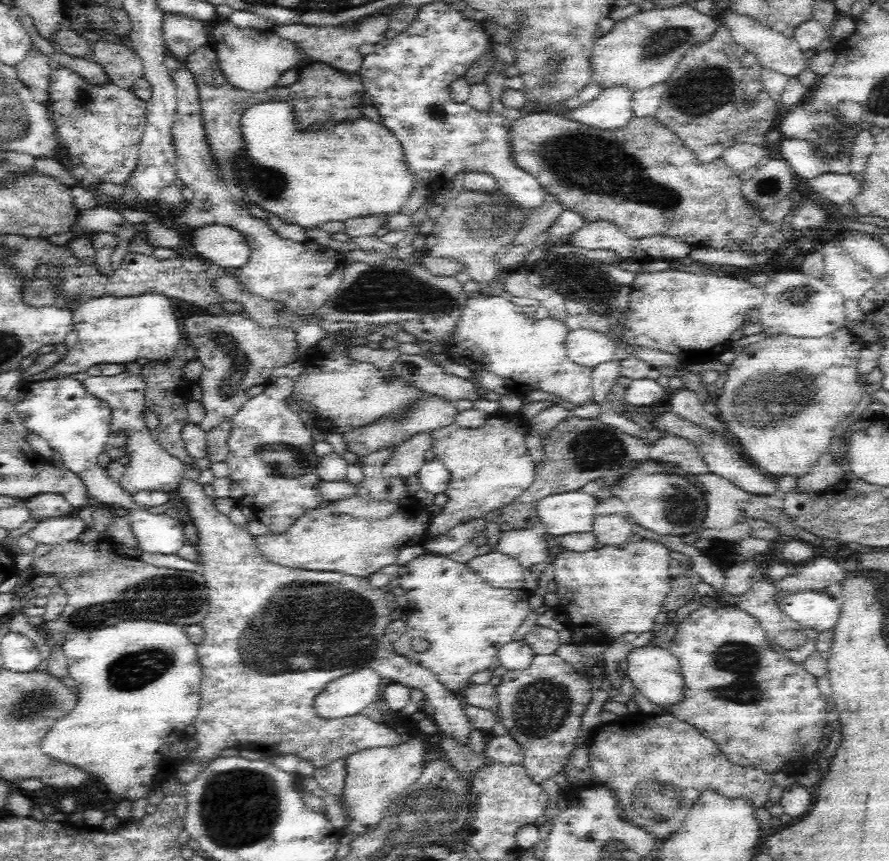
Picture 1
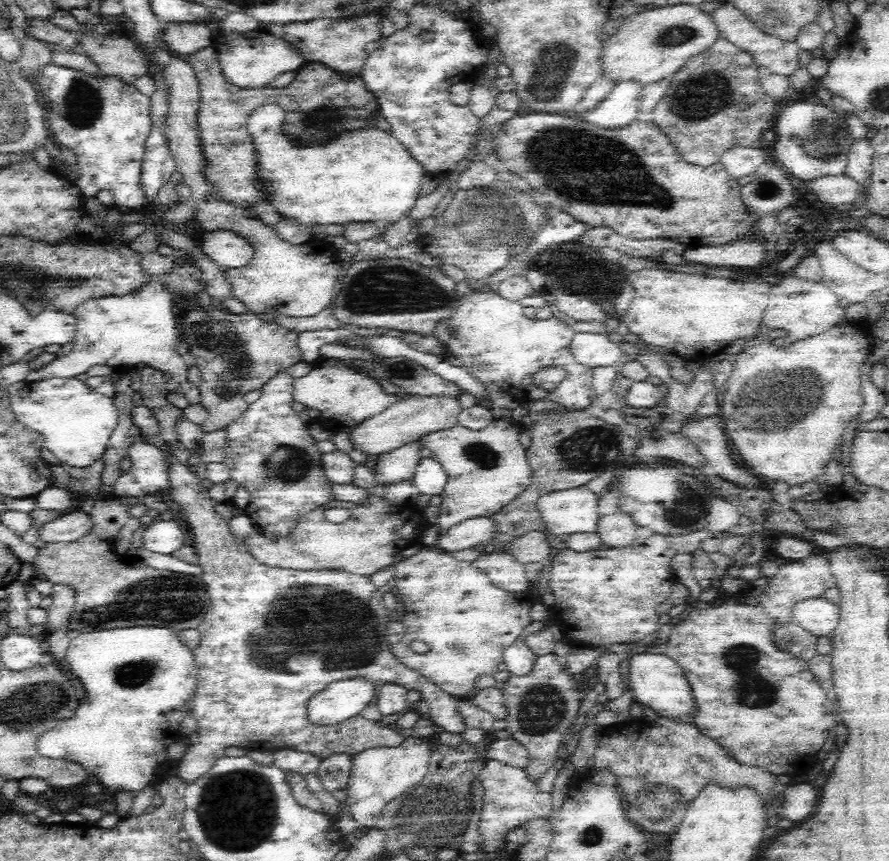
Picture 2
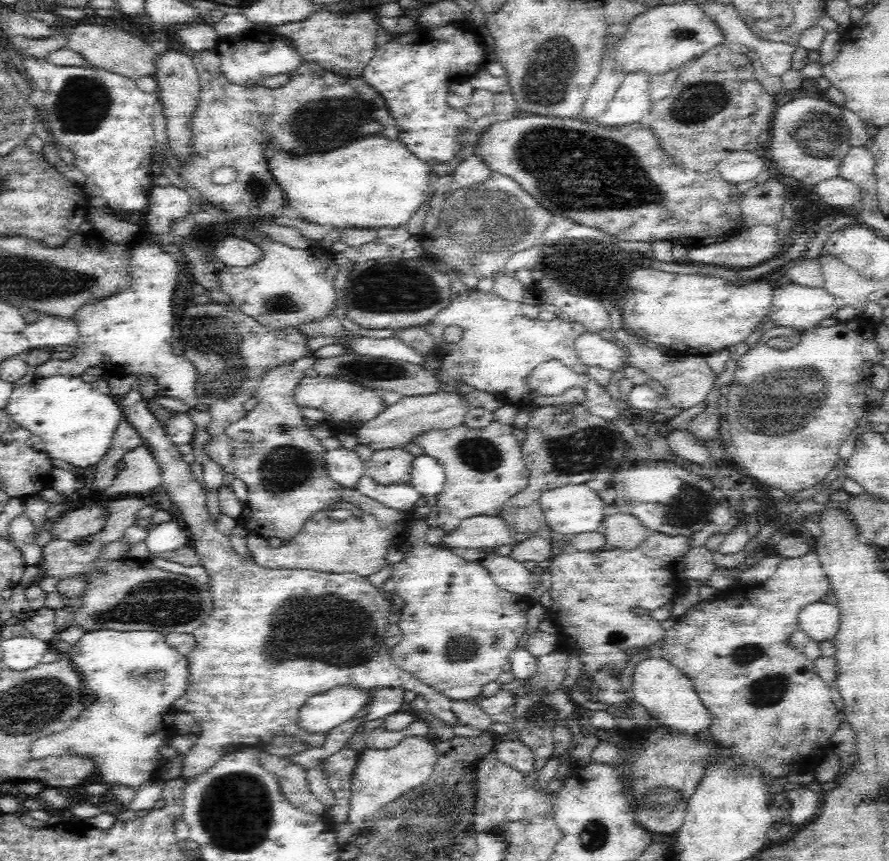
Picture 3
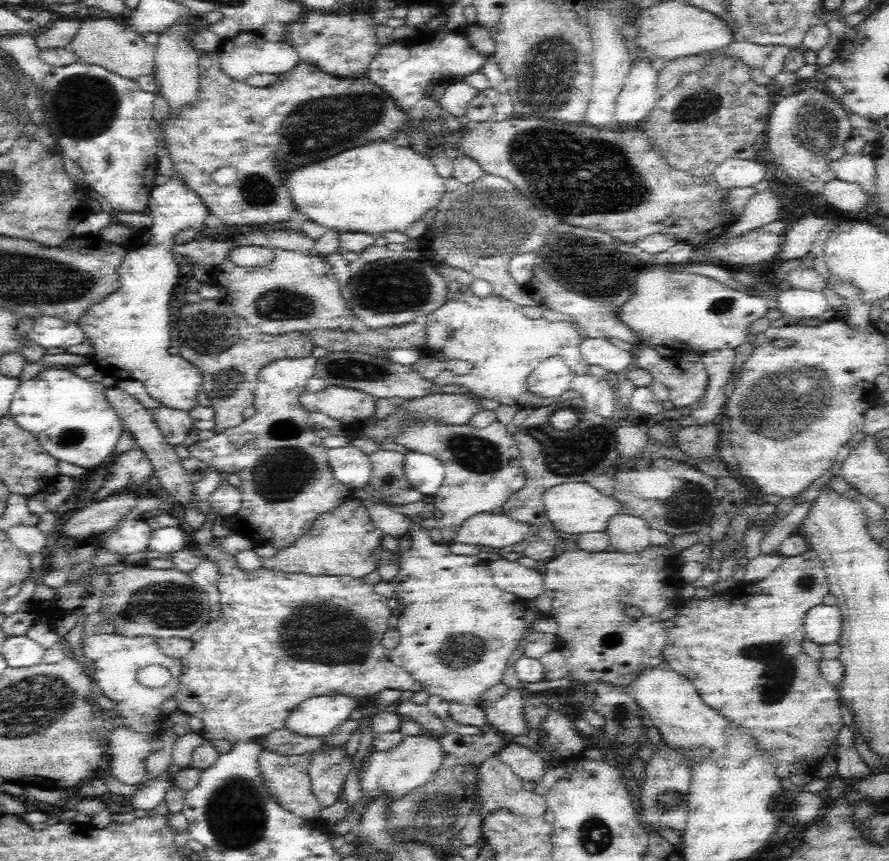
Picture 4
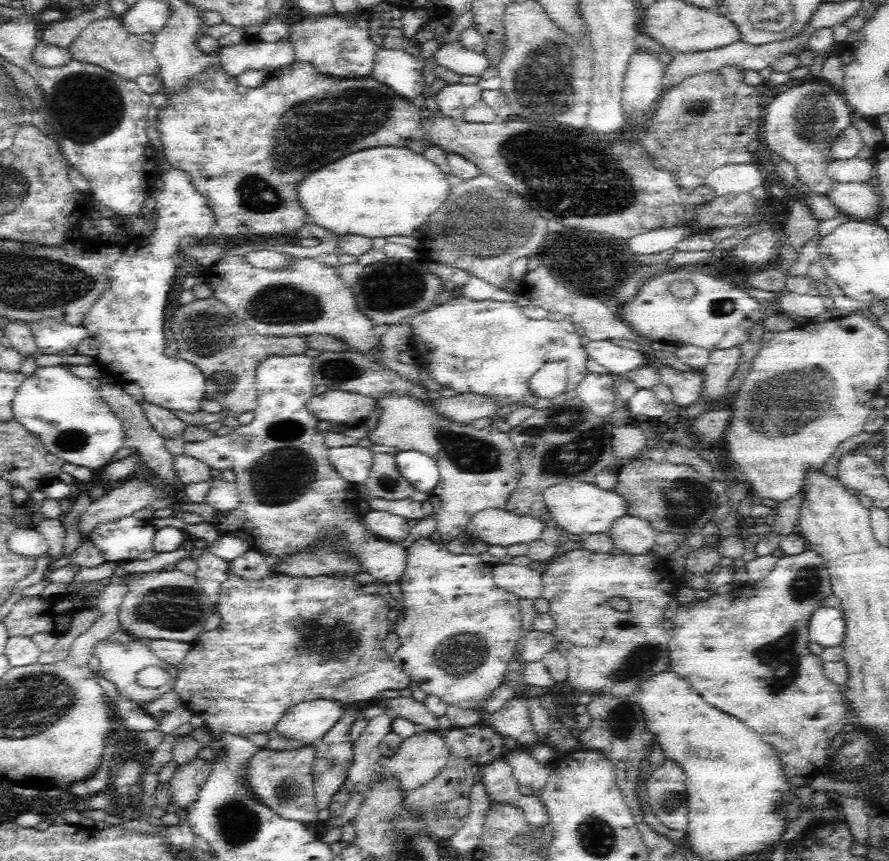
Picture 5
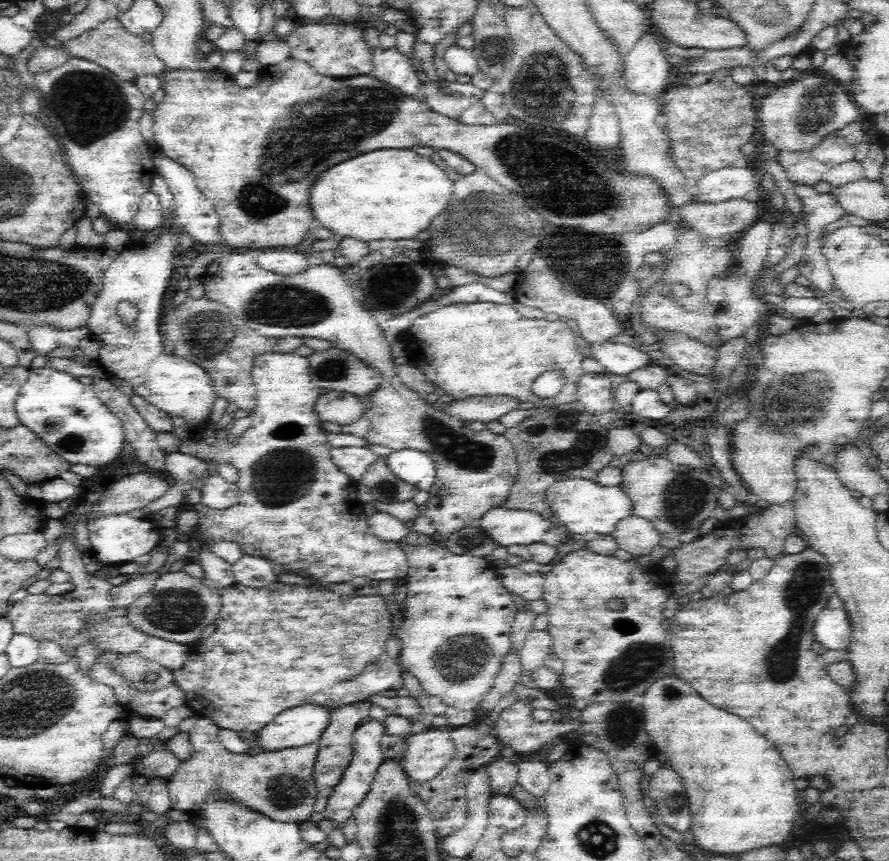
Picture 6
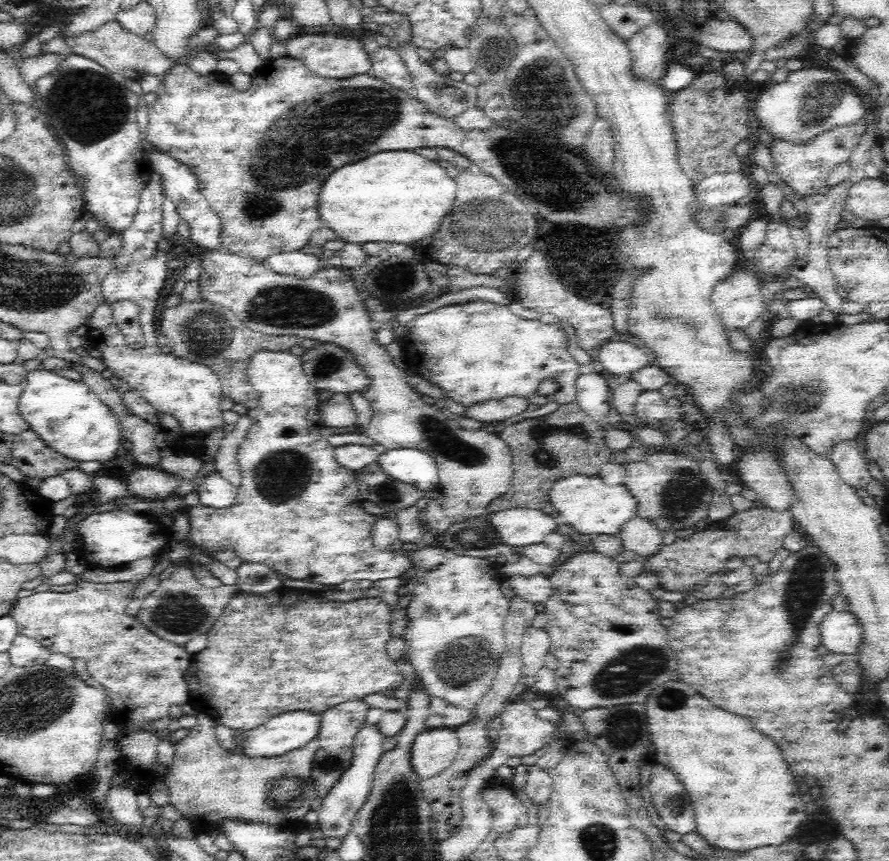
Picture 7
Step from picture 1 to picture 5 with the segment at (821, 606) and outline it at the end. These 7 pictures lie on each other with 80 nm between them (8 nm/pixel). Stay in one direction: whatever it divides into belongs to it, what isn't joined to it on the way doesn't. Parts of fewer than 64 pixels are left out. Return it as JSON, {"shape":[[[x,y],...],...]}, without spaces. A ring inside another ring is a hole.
{"shape":[[[818,608],[810,618],[810,641],[824,648],[836,648],[846,640],[846,619],[838,608]]]}

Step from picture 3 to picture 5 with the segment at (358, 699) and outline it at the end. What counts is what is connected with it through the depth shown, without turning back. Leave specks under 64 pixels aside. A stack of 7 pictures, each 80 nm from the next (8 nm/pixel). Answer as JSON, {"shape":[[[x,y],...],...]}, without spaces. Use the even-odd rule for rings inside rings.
{"shape":[[[334,700],[302,702],[280,716],[272,730],[284,740],[312,744],[318,742],[338,722],[344,710],[344,705]]]}

